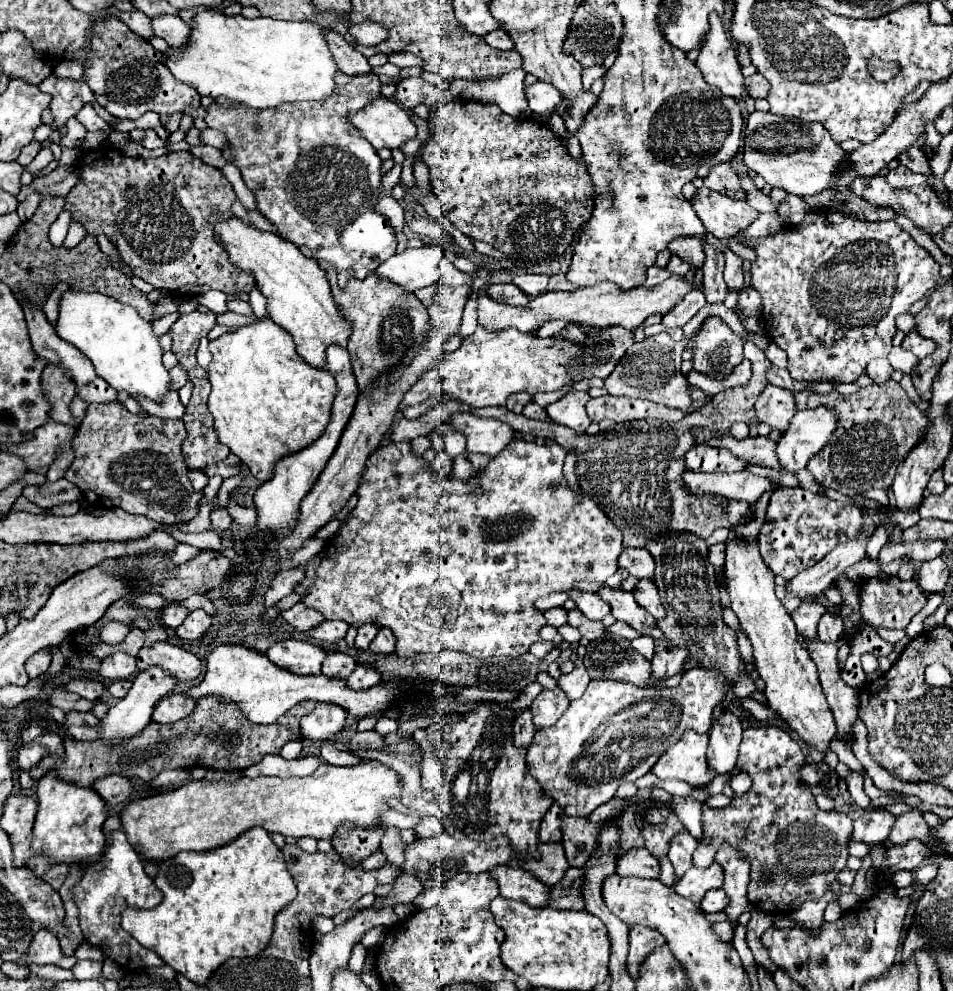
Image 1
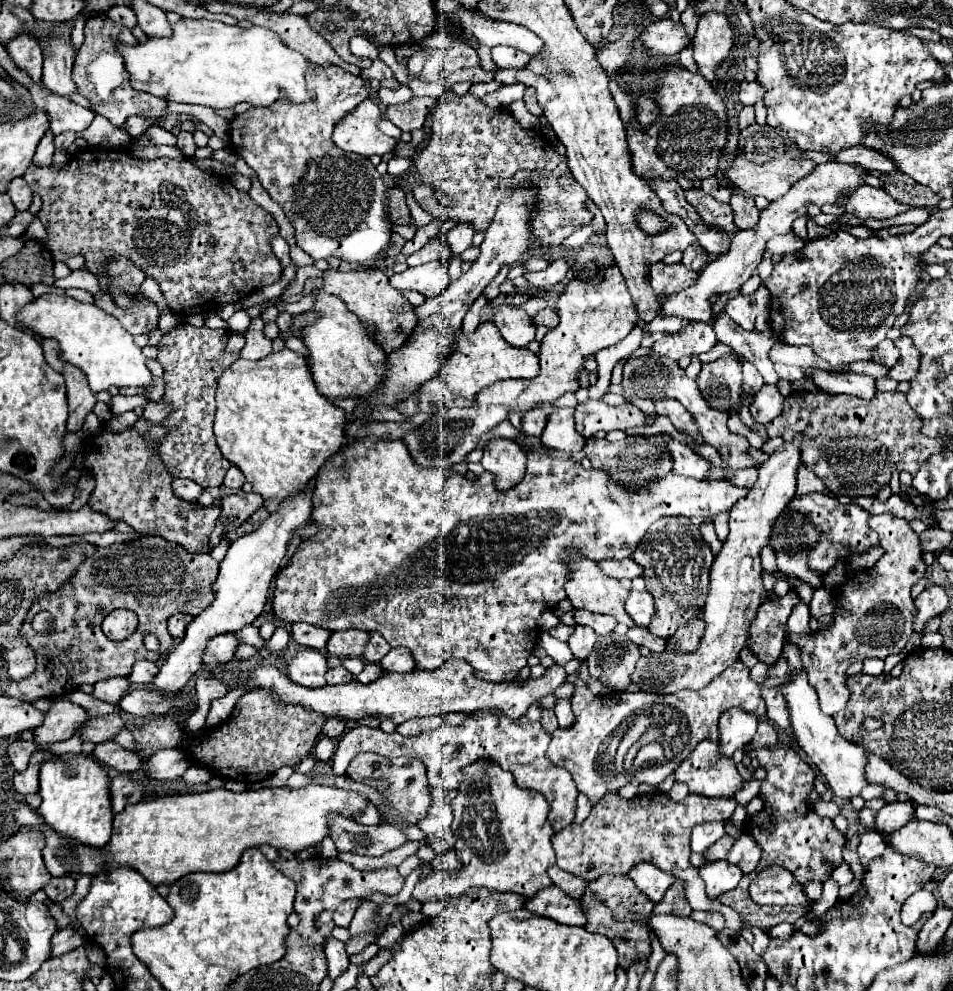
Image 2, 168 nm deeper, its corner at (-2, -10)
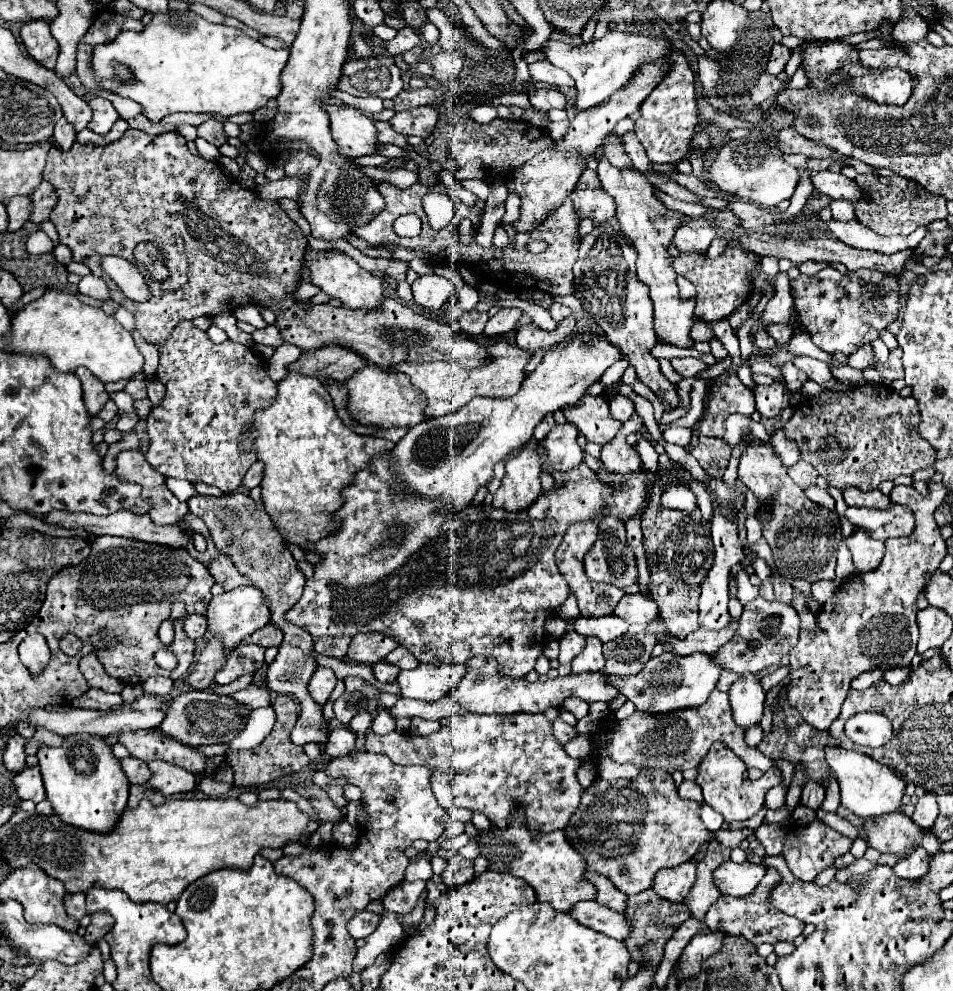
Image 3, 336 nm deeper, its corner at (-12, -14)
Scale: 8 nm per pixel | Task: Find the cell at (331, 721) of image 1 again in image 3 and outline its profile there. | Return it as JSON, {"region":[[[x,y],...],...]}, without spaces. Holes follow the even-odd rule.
{"region":[[[335,728],[329,736],[329,744],[325,752],[331,758],[339,758],[339,756],[351,754],[353,748],[355,748],[355,734],[349,728]]]}

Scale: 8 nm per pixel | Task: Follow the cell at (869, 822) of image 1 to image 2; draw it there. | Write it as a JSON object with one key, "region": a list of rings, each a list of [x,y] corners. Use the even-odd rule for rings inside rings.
{"region":[[[911,800],[891,802],[879,810],[875,832],[891,832],[899,826],[905,826],[913,816],[915,816],[915,804]]]}

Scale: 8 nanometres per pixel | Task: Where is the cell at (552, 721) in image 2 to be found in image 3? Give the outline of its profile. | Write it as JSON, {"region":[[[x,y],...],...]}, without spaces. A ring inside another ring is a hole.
{"region":[[[553,720],[553,736],[561,742],[561,744],[565,744],[569,738],[573,738],[577,732],[575,732],[575,728],[573,726],[569,726],[569,724],[565,724],[563,720]]]}

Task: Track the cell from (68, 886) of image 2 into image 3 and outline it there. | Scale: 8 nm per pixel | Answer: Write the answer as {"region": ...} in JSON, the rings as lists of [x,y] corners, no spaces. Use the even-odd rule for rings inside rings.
{"region":[[[77,892],[77,894],[65,894],[65,910],[71,918],[75,920],[81,920],[87,910],[85,910],[85,894],[83,892]]]}

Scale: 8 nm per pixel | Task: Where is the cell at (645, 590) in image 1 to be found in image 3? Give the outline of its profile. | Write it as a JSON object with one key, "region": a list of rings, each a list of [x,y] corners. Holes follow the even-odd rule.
{"region":[[[635,592],[635,594],[625,594],[619,600],[613,614],[623,618],[629,624],[649,624],[649,622],[657,620],[659,610],[657,610],[657,604],[653,602],[653,598],[649,598],[641,592]]]}

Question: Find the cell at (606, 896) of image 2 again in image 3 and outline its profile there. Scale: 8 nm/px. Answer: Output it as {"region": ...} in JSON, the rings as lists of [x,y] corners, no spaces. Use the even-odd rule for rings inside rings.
{"region":[[[643,890],[641,894],[627,896],[627,908],[625,908],[625,918],[629,918],[629,938],[625,938],[625,946],[631,954],[631,960],[637,962],[641,968],[649,966],[659,966],[663,960],[663,948],[665,942],[671,938],[673,930],[681,926],[689,918],[689,910],[683,904],[673,904],[667,902],[665,898],[659,898],[653,890]]]}

